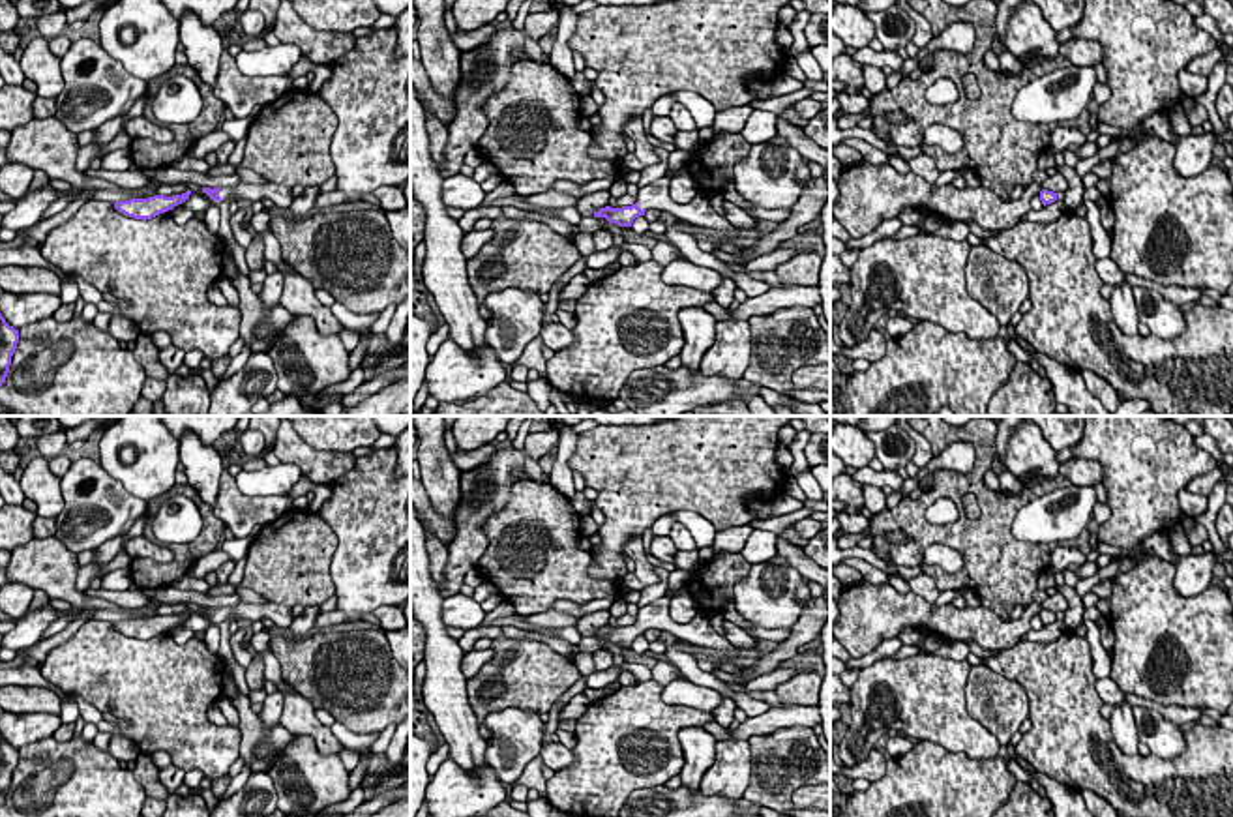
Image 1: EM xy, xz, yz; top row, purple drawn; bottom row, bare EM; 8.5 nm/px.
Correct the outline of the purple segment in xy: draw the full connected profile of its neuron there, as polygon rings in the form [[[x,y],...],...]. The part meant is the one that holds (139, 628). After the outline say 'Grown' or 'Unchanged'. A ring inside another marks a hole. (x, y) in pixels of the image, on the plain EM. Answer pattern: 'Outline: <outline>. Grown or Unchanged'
Outline: [[[187,609],[186,613],[172,616],[154,615],[148,618],[129,618],[129,620],[114,622],[114,628],[127,637],[146,641],[186,622],[189,615],[191,611]]]. Unchanged

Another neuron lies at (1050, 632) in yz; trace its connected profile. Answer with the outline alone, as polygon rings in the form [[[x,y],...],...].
[[[1055,620],[1051,624],[1042,626],[1038,631],[1029,630],[1021,641],[1032,641],[1032,643],[1053,643],[1061,637],[1061,633],[1066,630],[1064,620]]]

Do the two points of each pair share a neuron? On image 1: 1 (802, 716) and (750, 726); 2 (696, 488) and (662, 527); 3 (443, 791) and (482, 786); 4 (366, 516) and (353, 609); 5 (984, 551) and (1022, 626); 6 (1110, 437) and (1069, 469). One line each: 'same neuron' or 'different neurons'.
1: same neuron
2: different neurons
3: same neuron
4: same neuron
5: different neurons
6: different neurons

